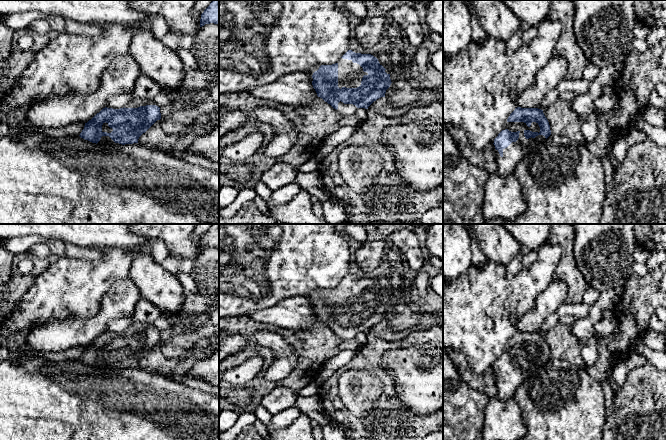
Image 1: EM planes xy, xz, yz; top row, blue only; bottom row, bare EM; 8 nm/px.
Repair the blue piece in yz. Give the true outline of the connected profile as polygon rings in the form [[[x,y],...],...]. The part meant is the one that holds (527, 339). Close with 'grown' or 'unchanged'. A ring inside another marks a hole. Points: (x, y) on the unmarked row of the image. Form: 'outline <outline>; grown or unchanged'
outline [[[517,331],[494,363],[497,397],[507,401],[518,387],[551,359],[543,334]]]; grown

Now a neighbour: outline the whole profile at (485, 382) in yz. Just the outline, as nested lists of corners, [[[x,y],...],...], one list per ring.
[[[448,350],[449,357],[453,361],[462,379],[473,389],[482,392],[489,397],[497,396],[497,384],[493,367],[489,367],[482,374],[474,374],[468,366],[467,360],[462,353]]]

